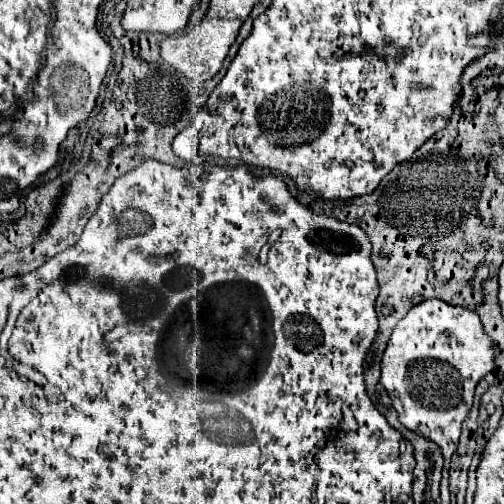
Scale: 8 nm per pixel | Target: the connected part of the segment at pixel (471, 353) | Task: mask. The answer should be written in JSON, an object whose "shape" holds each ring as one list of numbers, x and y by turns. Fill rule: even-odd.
{"shape":[[435,298,411,308,391,334,381,360,381,384,389,392,401,424,415,434,427,428,425,436,441,448,447,466,457,448,461,424,471,410,475,386,493,370,493,358,493,340,485,336,477,312]]}

